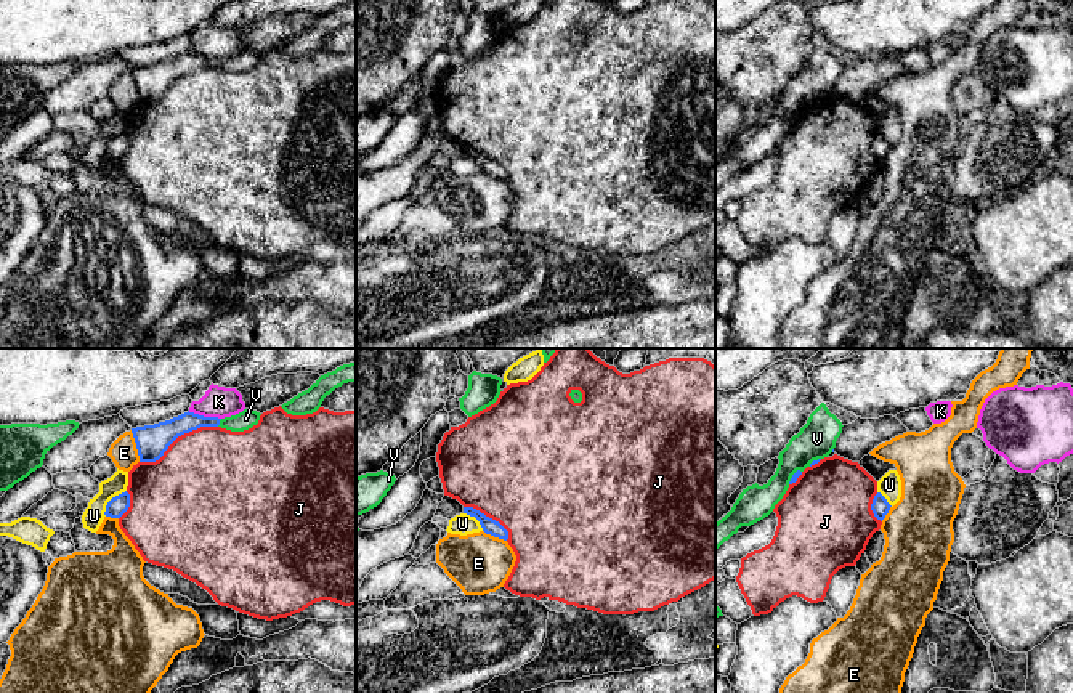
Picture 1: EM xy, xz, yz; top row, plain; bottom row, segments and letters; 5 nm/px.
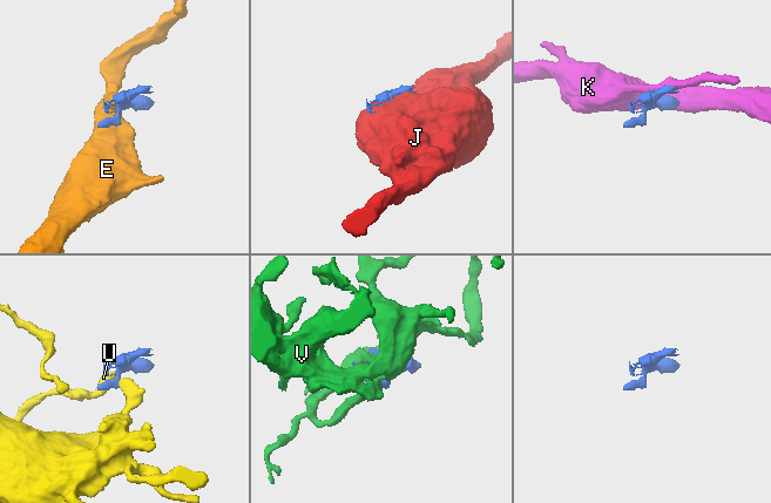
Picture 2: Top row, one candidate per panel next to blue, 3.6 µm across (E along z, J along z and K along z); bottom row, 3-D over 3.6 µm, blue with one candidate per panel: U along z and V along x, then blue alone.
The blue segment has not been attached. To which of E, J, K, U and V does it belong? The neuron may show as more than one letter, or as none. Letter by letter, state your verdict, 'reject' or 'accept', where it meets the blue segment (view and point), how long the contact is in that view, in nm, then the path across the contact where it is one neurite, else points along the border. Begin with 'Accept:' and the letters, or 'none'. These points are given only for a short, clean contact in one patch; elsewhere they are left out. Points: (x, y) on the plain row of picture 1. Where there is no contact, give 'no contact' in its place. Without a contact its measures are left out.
Accept: V
E: reject; contact xy (137, 87); length 170 nm
J: reject; contact xy (177, 77); length 440 nm
K: reject; contact xy (202, 56); length 170 nm
U: reject; contact xy (109, 141); length 170 nm; border xy (125, 130), (108, 143), (105, 156)
V: accept; contact xy (218, 63); length 50 nm

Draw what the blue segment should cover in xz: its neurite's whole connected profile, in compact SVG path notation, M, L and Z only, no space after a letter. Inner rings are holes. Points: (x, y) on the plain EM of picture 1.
M464 148L464 154L475 157L480 162L480 165L486 175L491 175L491 176L504 180L504 181L508 180L508 172L499 162L486 157L480 151L476 151L473 148Z

